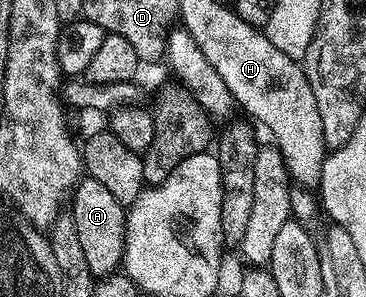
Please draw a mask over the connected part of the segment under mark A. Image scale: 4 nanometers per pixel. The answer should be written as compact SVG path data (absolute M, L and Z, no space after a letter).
M84 175L77 182L76 188L70 196L70 216L73 219L74 229L78 233L79 242L82 243L83 254L86 255L87 266L96 279L111 277L121 268L124 260L124 245L128 218L126 207L110 195L98 179Z

